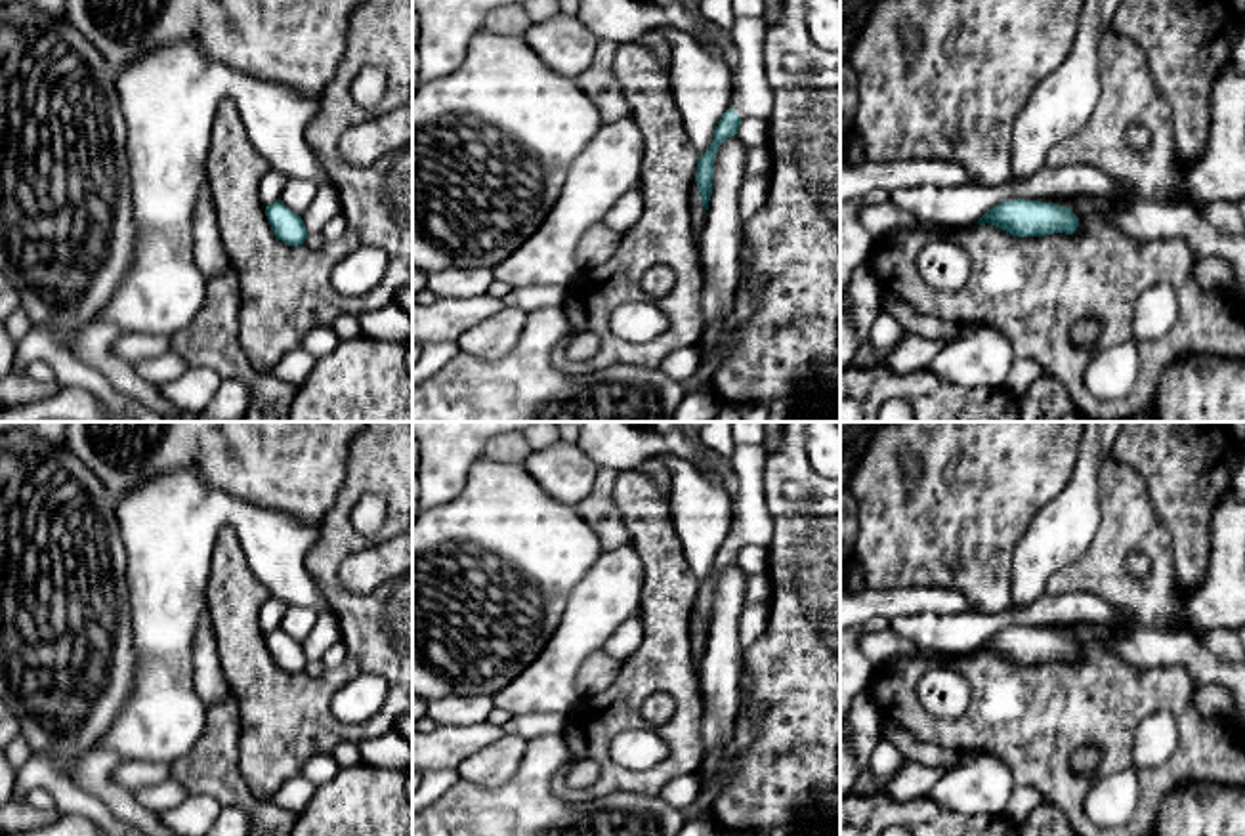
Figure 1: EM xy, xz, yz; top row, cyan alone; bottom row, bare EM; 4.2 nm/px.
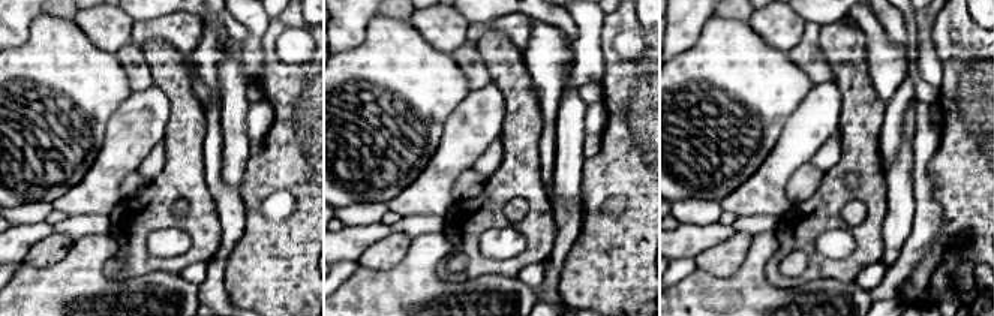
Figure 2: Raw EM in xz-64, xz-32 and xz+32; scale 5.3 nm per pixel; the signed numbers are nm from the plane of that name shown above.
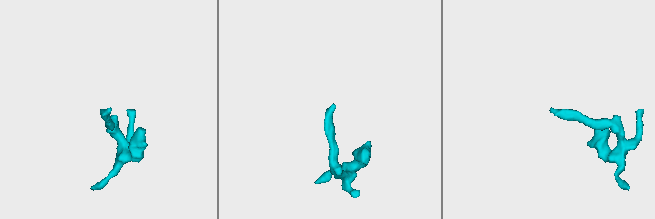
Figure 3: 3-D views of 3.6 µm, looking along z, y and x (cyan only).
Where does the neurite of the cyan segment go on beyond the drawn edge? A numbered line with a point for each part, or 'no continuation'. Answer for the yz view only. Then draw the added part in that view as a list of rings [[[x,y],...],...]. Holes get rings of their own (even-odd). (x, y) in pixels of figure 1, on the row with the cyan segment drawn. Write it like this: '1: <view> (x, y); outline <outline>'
no continuation

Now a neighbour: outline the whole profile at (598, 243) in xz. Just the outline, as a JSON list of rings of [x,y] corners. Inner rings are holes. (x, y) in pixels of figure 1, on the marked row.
[[[603,221],[592,225],[575,248],[575,260],[580,269],[603,263],[619,246],[621,235],[609,229]]]

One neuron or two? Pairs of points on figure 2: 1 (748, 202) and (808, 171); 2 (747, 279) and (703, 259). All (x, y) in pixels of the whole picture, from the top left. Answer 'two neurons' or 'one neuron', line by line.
1: two neurons
2: two neurons

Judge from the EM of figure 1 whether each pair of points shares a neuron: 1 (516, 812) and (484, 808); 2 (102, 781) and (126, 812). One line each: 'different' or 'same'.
1: same
2: same

